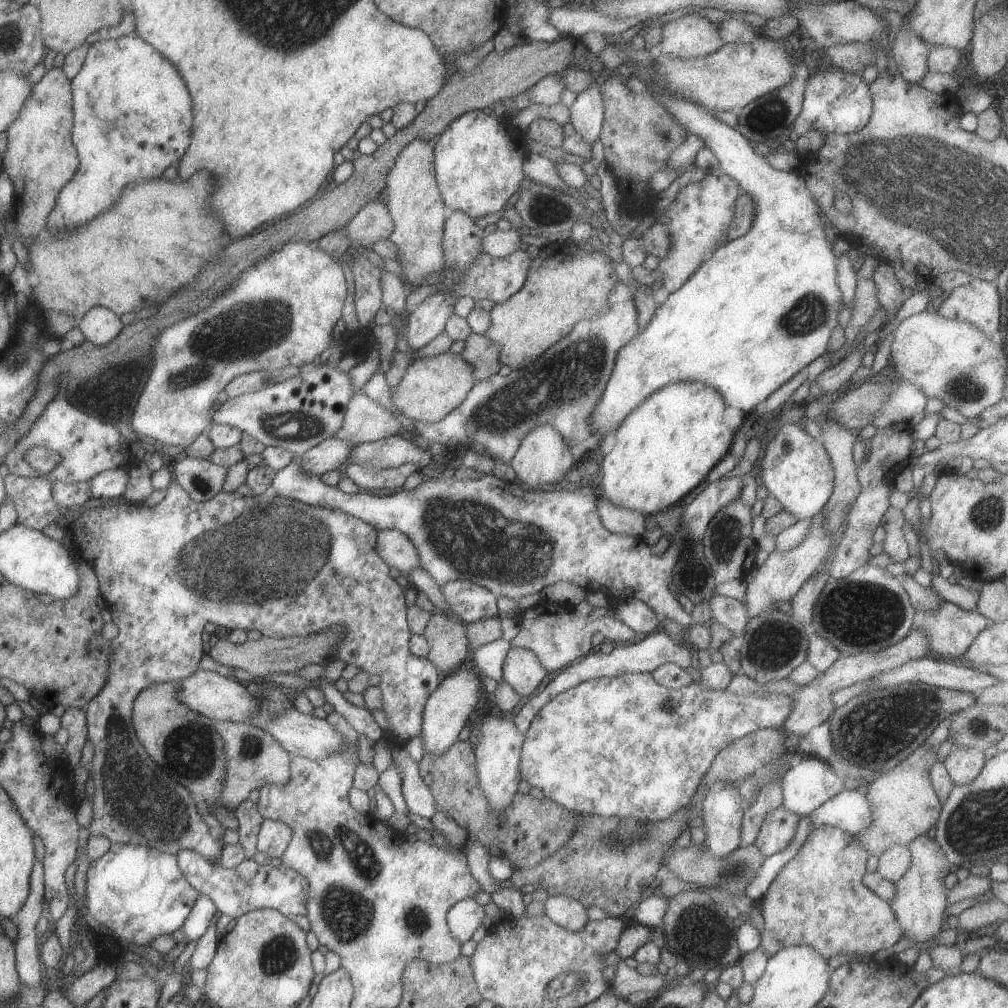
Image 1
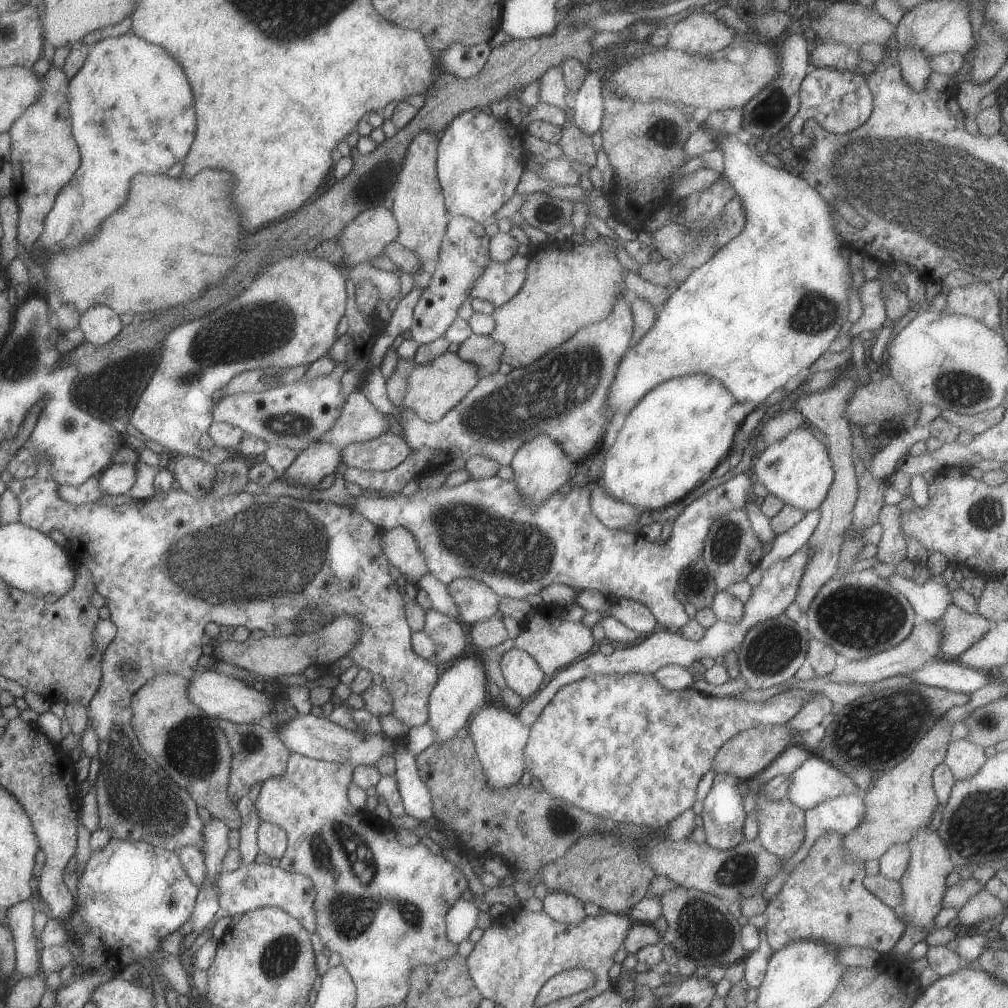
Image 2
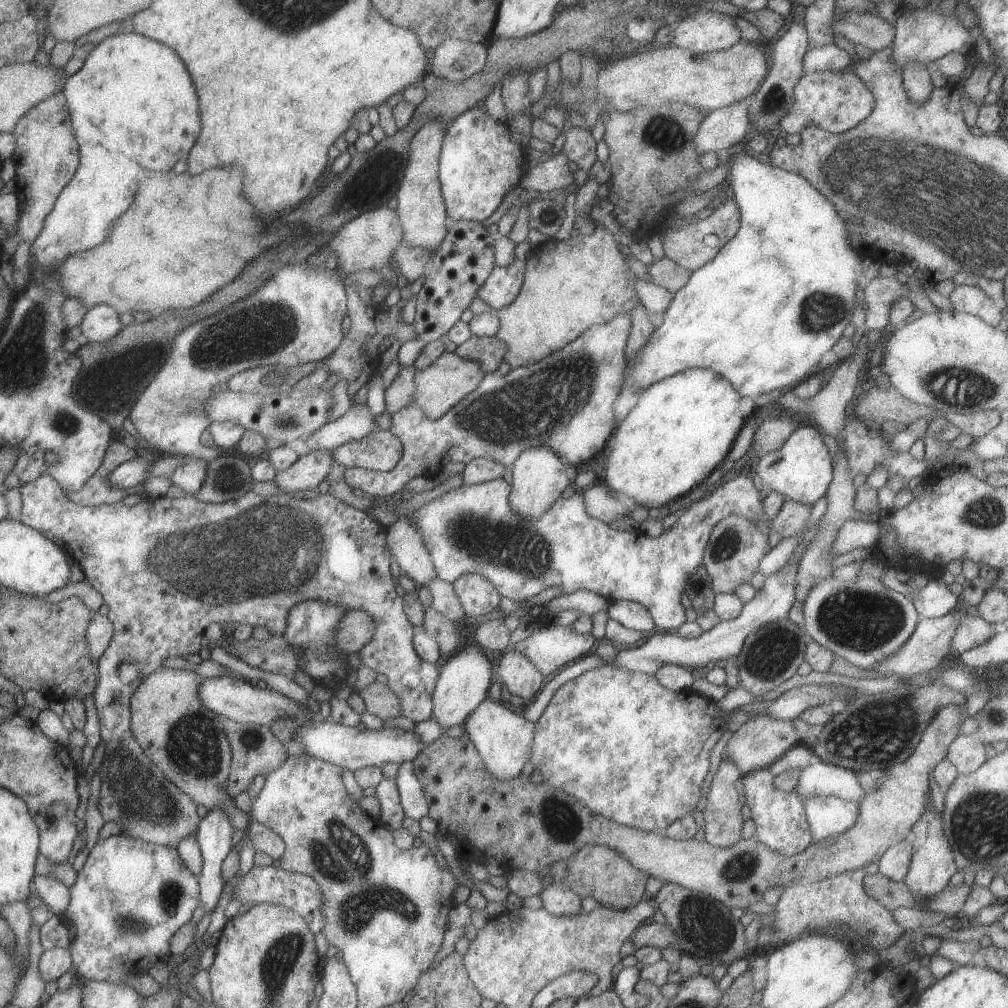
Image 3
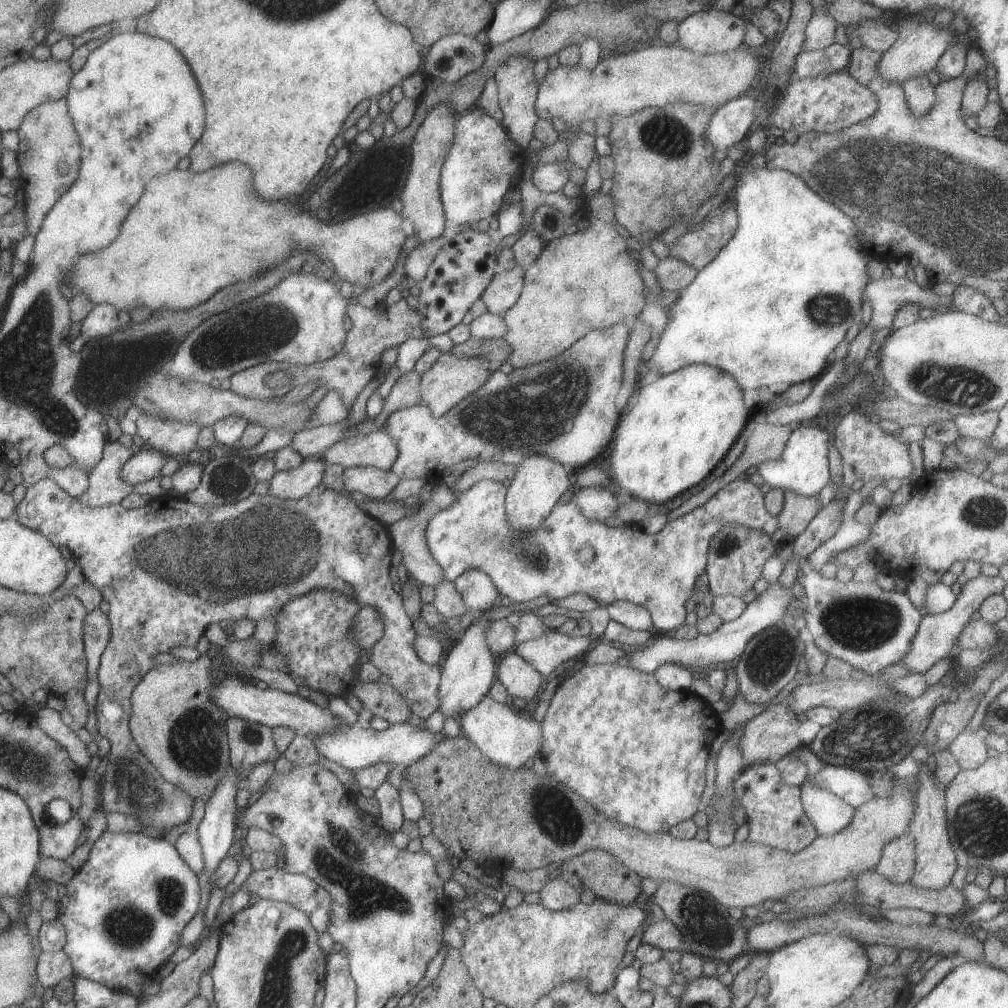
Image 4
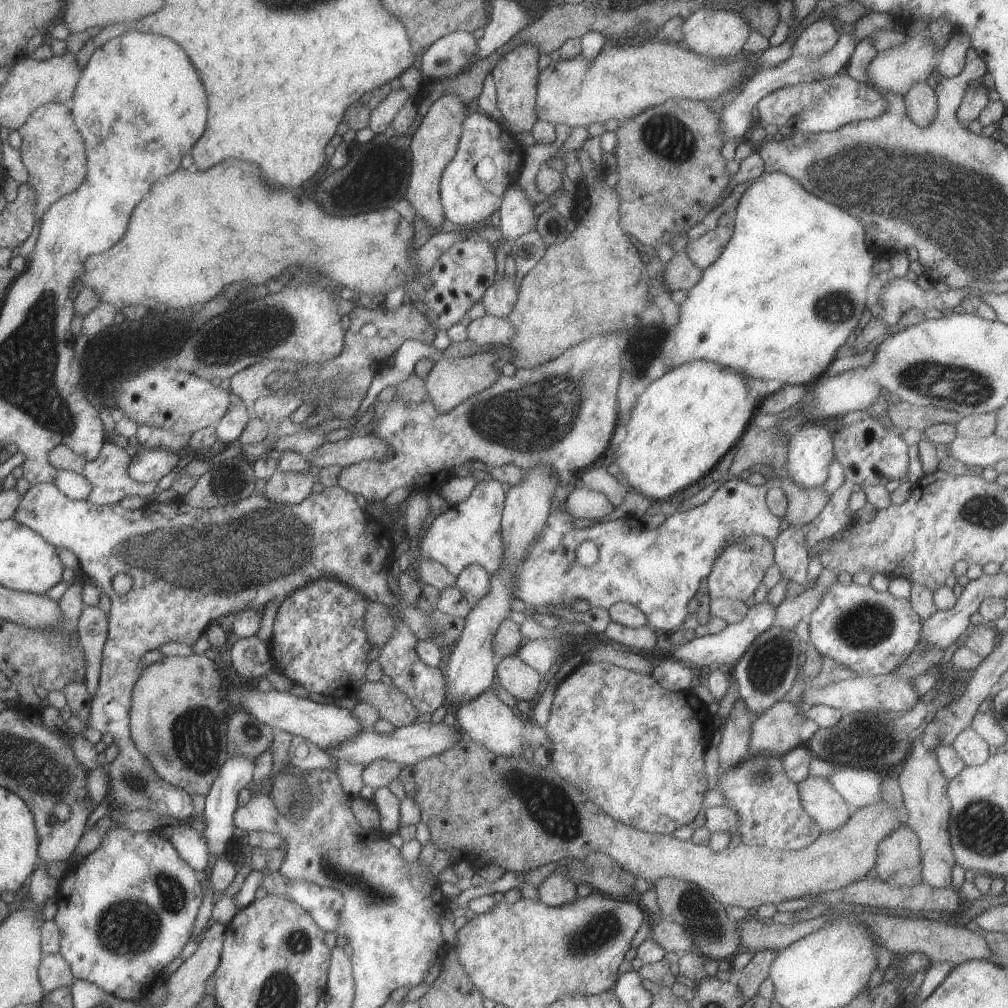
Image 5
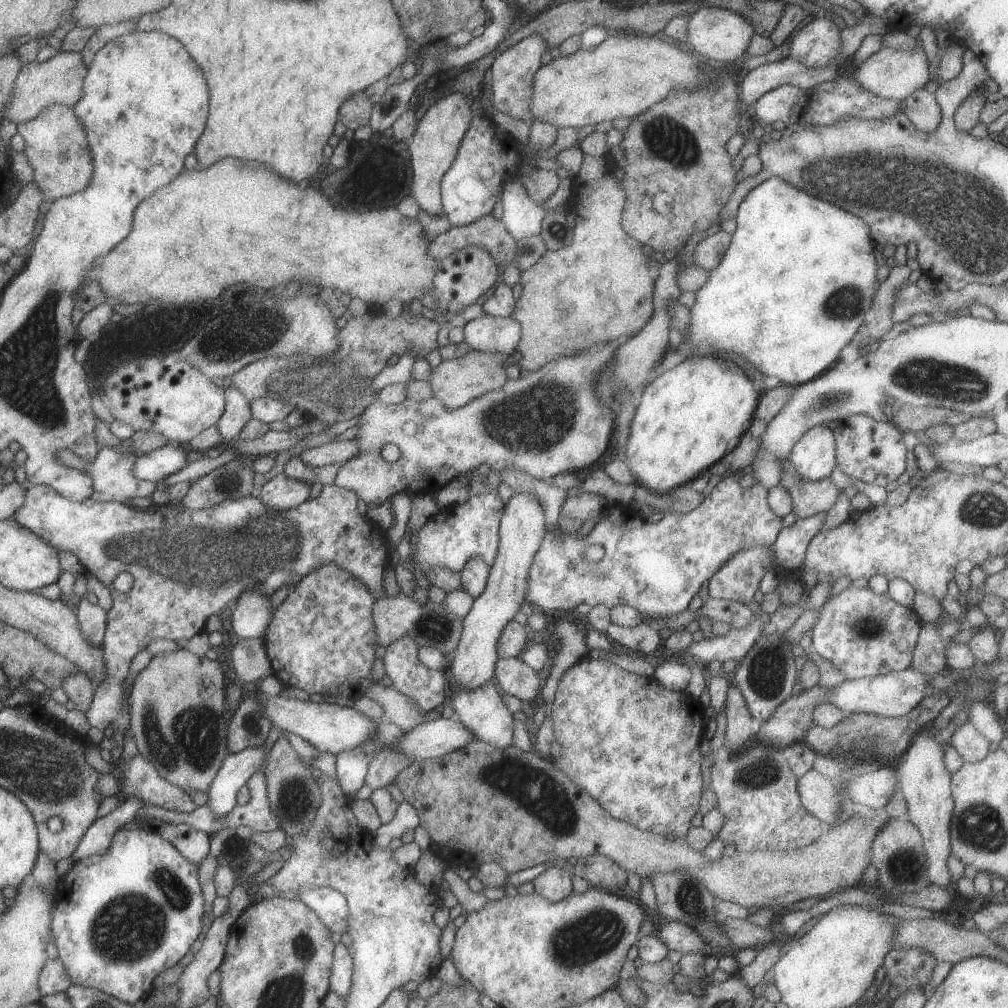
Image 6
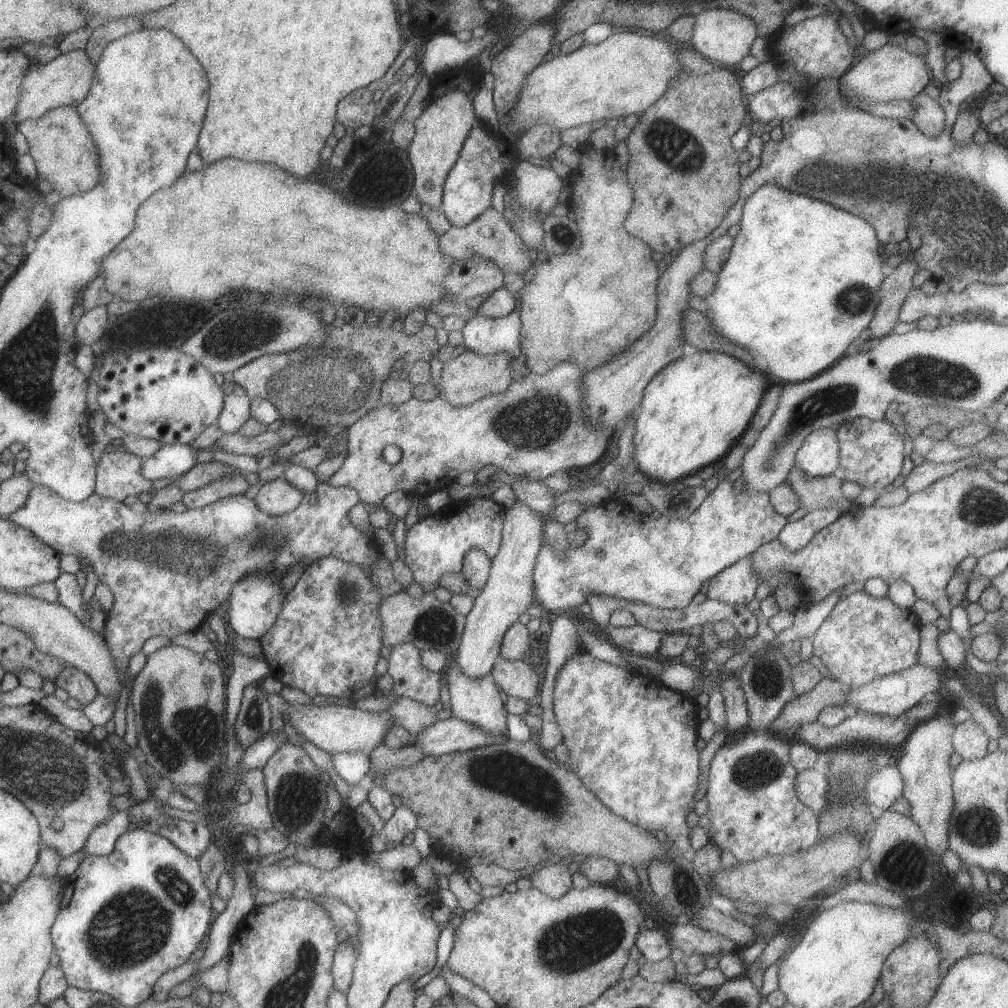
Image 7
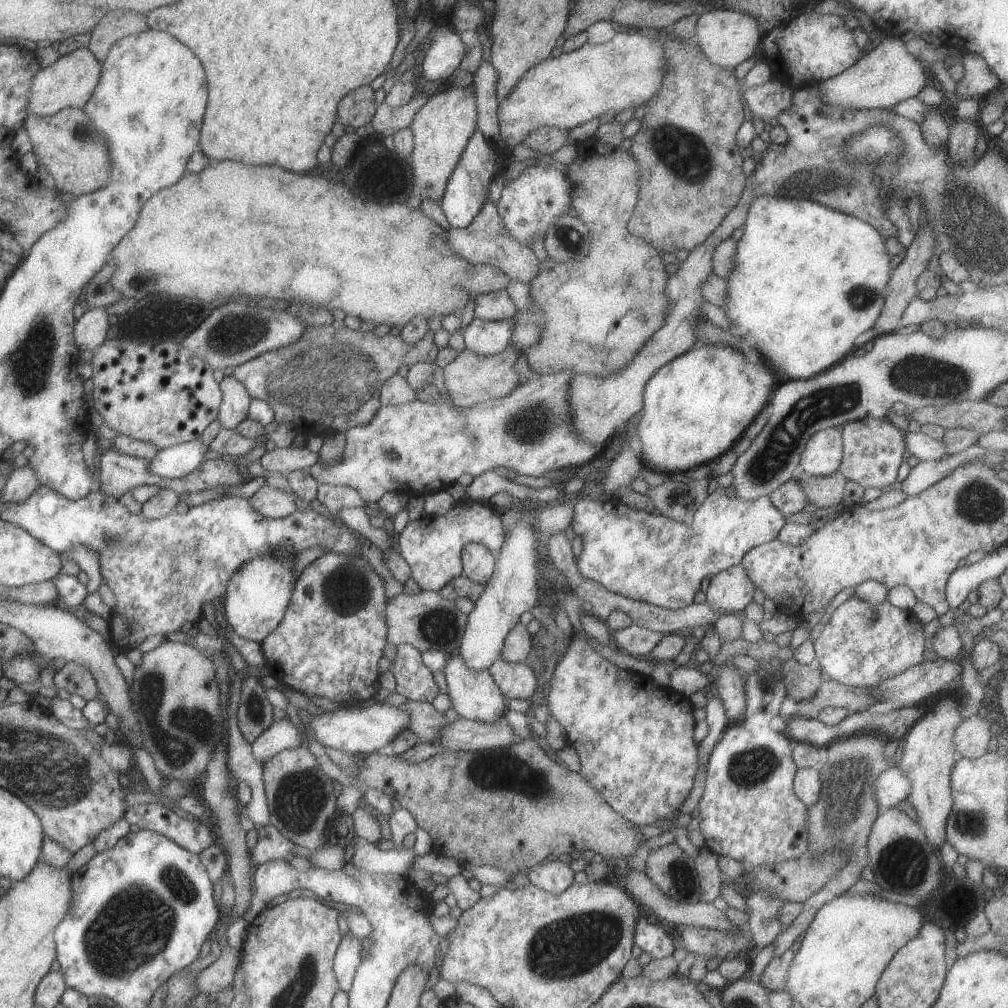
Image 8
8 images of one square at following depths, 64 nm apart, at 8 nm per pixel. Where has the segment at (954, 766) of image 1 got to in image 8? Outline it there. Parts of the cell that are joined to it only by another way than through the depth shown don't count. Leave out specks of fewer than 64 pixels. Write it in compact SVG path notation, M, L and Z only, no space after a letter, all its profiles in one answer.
M983 712L964 719L954 734L958 755L970 759L984 756L988 753L988 743L994 735L993 727Z

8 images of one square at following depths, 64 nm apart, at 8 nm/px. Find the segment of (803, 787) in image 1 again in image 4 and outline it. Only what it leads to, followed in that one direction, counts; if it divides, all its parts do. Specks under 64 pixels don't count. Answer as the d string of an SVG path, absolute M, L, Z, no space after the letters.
M825 763L817 773L809 773L805 782L812 782L812 784L836 794L854 808L872 800L872 796L874 796L872 786L870 786L870 775L851 767Z

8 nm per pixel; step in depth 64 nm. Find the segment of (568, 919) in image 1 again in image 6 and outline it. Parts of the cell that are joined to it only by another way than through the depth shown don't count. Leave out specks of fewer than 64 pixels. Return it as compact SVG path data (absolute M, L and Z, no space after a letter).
M553 866L542 872L538 878L533 880L535 893L550 902L560 902L568 898L574 892L572 876L564 869Z

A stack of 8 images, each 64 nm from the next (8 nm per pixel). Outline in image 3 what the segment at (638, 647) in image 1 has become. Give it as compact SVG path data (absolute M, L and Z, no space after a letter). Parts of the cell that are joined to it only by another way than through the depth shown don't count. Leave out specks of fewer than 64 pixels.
M788 560L786 564L776 573L770 576L765 576L764 586L760 590L756 590L756 596L748 604L743 606L742 613L738 618L730 621L721 621L711 630L703 632L702 636L696 639L682 638L680 634L674 631L666 631L662 634L657 633L649 638L647 642L640 646L640 648L624 648L620 647L614 662L604 662L598 654L581 657L582 660L576 660L574 664L569 664L568 668L564 668L558 675L554 676L546 686L537 694L532 704L526 708L524 718L528 722L536 723L540 716L544 713L546 706L554 697L554 694L570 680L582 676L584 672L590 672L598 666L618 666L630 672L640 672L648 675L655 675L655 673L665 665L679 665L686 668L704 667L708 662L718 662L718 660L728 660L728 658L738 657L742 648L744 647L744 640L750 632L758 630L764 624L776 622L782 618L789 619L790 609L794 603L797 602L795 598L796 588L796 572L798 572L799 563L794 560Z

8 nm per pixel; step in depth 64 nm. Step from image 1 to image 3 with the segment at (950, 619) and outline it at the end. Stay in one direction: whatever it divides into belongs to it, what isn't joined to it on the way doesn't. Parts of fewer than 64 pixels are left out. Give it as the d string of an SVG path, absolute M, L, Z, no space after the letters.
M964 614L960 618L960 624L956 626L956 634L950 642L950 652L962 654L962 652L984 644L994 634L996 634L995 626L992 623L986 622L980 616Z

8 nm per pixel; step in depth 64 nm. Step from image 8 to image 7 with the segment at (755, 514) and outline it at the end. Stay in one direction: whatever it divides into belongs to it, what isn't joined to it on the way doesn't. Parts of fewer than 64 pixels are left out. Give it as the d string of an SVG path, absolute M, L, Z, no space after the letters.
M721 476L721 480L716 486L716 489L709 493L706 500L704 500L704 502L702 502L702 504L700 504L700 506L686 520L668 518L665 516L654 519L648 515L635 512L626 502L618 499L617 501L605 501L598 504L589 503L589 505L585 505L582 512L576 517L575 522L577 525L576 528L584 529L587 534L587 541L584 546L580 548L573 548L571 546L567 556L560 559L559 556L550 548L550 546L544 542L544 545L537 556L537 564L535 566L534 573L535 600L536 604L542 607L548 614L554 610L559 613L576 611L580 604L587 602L586 597L592 593L603 594L614 598L623 598L636 602L643 602L644 604L661 609L683 609L685 606L692 603L692 598L694 598L694 595L701 590L704 581L709 581L722 569L726 569L730 565L733 565L736 561L739 561L744 557L748 557L759 546L770 542L772 539L779 538L780 531L784 528L784 525L788 523L788 520L783 514L780 514L774 510L768 493L757 493L748 490L736 492L736 490L734 490L733 483L727 482L723 476Z

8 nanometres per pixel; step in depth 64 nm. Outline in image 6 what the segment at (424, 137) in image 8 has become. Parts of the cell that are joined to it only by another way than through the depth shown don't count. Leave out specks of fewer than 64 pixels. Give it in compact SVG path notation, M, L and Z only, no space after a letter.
M463 93L449 94L424 113L424 116L418 120L414 136L407 142L413 162L411 197L430 214L443 214L441 180L452 166L475 113L474 103Z

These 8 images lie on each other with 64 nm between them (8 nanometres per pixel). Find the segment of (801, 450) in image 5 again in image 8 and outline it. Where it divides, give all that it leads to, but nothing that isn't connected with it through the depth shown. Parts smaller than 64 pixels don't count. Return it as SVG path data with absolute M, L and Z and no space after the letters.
M826 428L808 438L800 456L800 467L806 475L828 477L838 471L843 458L841 429Z

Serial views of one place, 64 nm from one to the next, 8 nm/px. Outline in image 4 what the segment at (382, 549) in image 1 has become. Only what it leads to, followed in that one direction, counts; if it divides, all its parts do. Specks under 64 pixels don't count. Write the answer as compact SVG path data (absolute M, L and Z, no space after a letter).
M442 481L438 485L434 485L429 494L430 496L426 498L426 502L421 505L416 514L409 514L407 517L398 520L391 526L388 526L387 530L392 540L393 550L399 551L402 554L402 563L406 567L406 570L408 570L409 577L419 586L428 585L434 587L438 586L445 578L442 568L436 563L431 551L428 549L425 538L426 528L428 528L428 522L432 520L434 514L454 503L456 494L454 490Z

